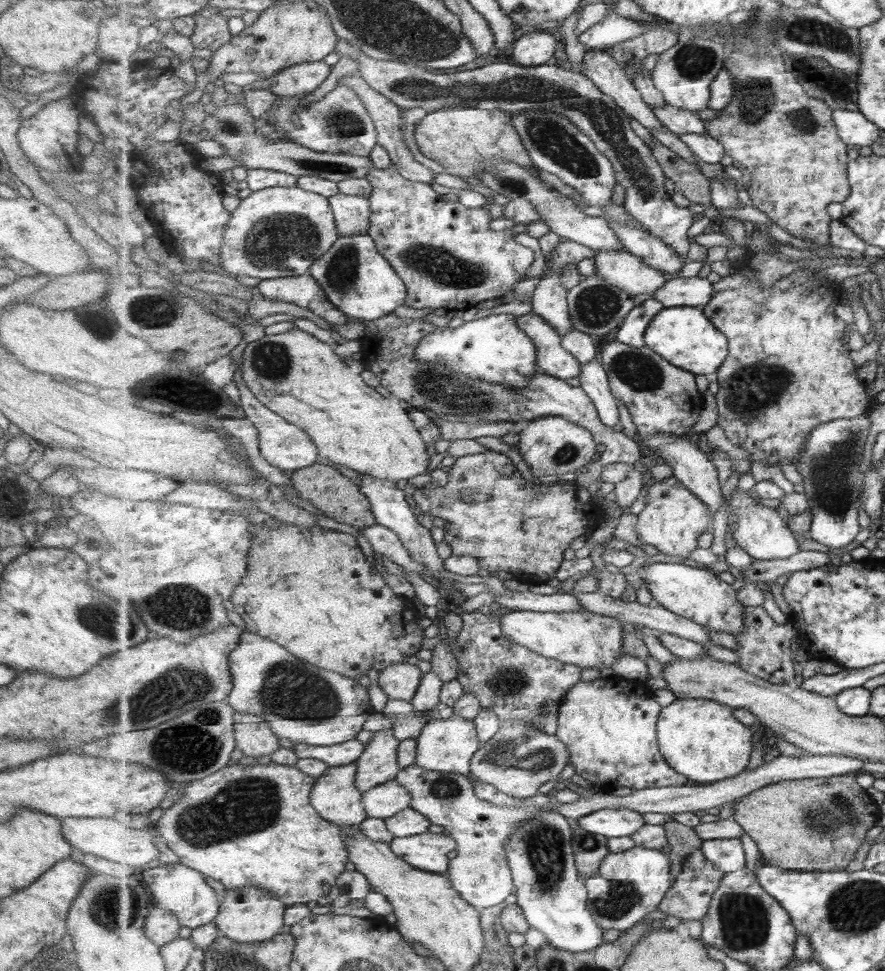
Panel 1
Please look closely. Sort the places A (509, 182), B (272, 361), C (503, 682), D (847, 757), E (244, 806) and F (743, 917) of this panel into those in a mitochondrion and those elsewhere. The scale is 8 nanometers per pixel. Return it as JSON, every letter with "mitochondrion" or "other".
{"A":"mitochondrion","B":"mitochondrion","C":"mitochondrion","D":"other","E":"mitochondrion","F":"mitochondrion"}

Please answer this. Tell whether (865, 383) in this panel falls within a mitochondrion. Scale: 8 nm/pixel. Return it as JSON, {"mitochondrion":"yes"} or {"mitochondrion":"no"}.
{"mitochondrion":"no"}

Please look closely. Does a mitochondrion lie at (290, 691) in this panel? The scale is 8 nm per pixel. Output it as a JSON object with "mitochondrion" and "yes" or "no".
{"mitochondrion":"yes"}

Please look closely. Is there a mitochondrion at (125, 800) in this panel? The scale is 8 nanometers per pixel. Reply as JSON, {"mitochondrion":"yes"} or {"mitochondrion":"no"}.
{"mitochondrion":"no"}

